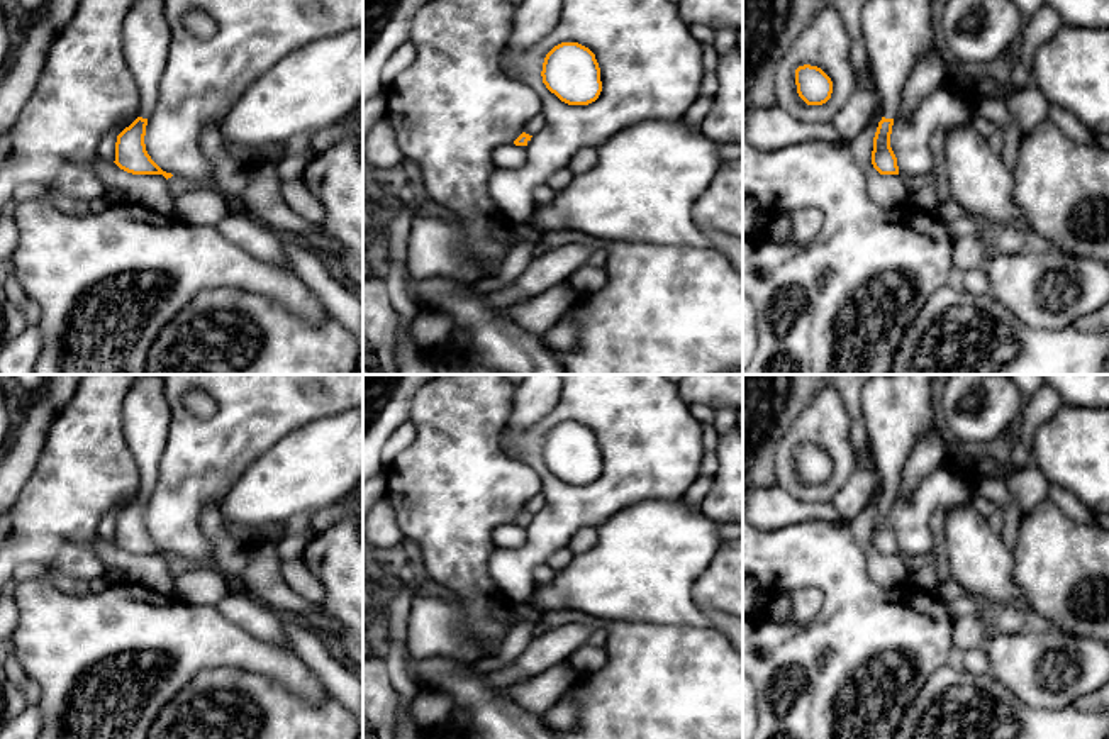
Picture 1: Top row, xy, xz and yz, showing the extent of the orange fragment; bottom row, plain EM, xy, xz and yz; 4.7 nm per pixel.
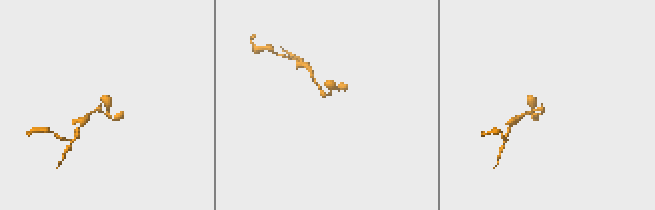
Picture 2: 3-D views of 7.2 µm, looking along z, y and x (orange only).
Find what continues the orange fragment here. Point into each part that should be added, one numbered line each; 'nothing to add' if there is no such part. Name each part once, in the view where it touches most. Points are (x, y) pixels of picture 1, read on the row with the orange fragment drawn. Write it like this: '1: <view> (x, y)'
1: yz (897, 33)

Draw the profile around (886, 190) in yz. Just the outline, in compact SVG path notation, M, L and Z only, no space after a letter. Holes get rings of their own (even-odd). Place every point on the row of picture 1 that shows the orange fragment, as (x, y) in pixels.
M880 107L861 134L850 142L850 151L865 171L870 200L882 208L894 208L909 202L912 183L902 175L880 175L872 164L873 137L882 117Z

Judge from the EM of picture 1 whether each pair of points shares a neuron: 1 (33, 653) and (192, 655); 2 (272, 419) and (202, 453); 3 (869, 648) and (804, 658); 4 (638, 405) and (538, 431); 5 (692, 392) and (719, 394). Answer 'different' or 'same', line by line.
1: same
2: same
3: same
4: same
5: same

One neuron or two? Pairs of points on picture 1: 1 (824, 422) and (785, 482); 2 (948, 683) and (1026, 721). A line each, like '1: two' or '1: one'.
1: one
2: one

